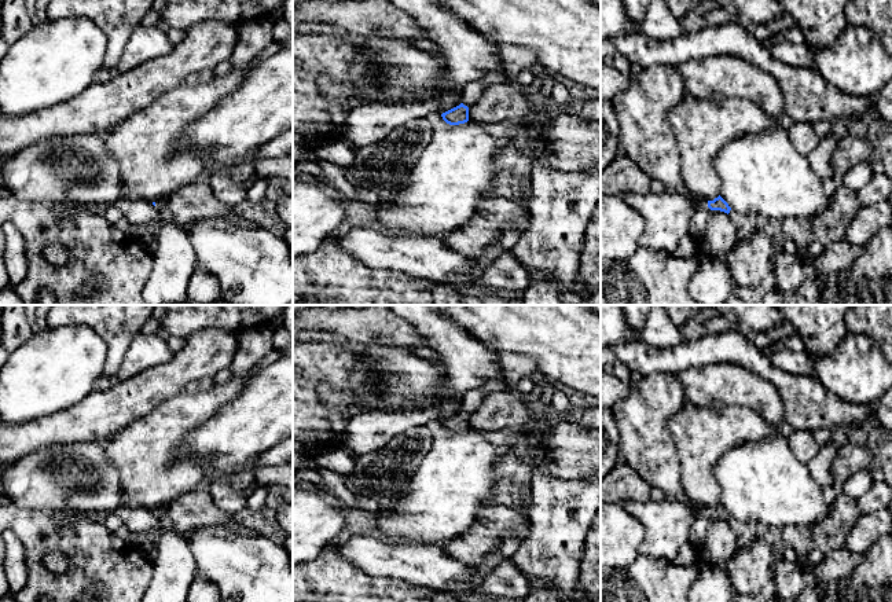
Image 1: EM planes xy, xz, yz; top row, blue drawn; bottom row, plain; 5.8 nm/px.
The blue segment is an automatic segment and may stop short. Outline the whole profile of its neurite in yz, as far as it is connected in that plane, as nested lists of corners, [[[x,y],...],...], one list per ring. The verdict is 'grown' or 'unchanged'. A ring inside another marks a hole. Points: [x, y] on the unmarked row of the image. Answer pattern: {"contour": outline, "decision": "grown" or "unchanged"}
{"contour": [[[687,502],[689,509],[693,511],[694,515],[708,514],[711,518],[720,518],[724,521],[730,521],[731,515],[728,511],[719,503],[713,509],[706,509],[701,504],[695,504],[691,502]]], "decision": "grown"}

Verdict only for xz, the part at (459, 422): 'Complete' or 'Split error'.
Split error

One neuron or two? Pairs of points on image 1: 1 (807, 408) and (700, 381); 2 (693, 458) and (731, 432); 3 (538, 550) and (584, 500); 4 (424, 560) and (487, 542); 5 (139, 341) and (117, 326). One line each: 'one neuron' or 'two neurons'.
1: two neurons
2: one neuron
3: one neuron
4: two neurons
5: two neurons

